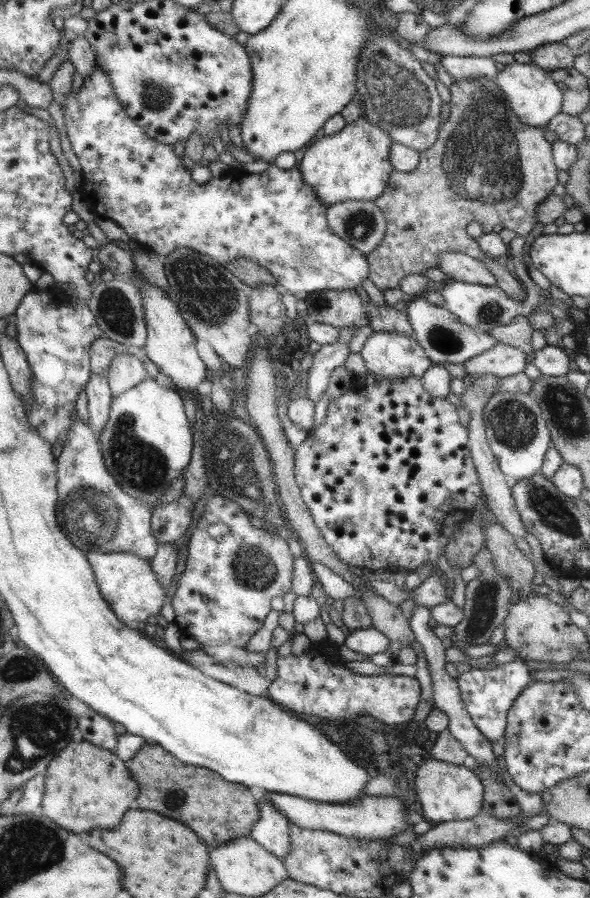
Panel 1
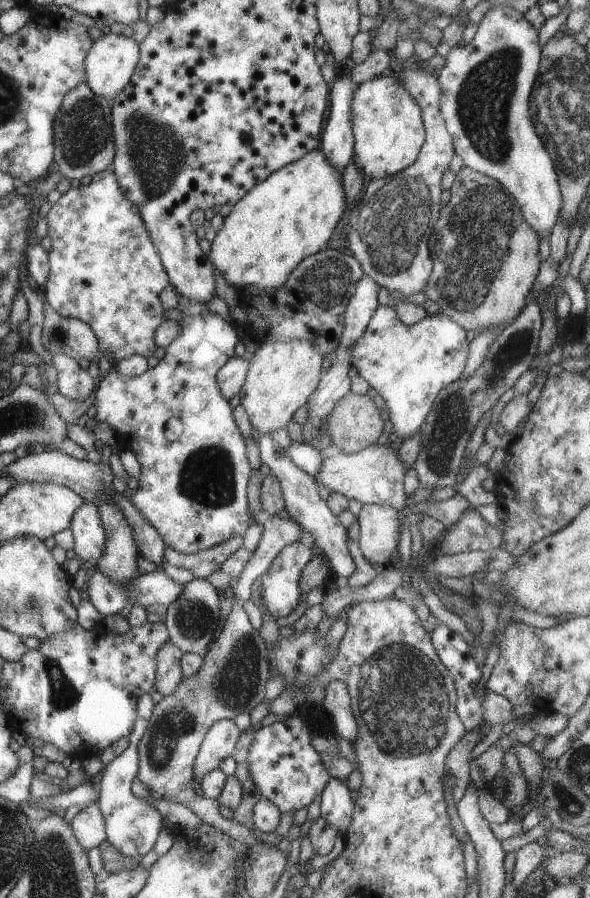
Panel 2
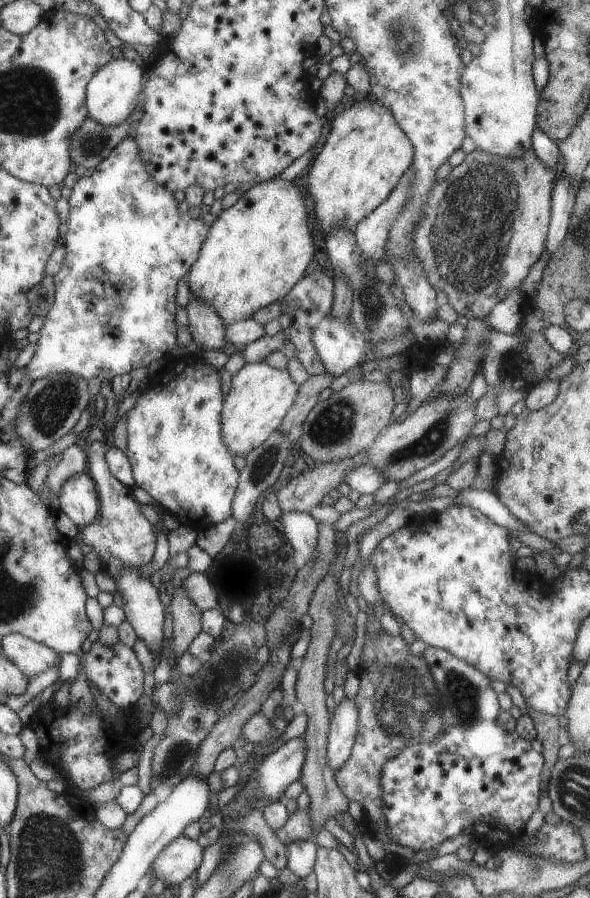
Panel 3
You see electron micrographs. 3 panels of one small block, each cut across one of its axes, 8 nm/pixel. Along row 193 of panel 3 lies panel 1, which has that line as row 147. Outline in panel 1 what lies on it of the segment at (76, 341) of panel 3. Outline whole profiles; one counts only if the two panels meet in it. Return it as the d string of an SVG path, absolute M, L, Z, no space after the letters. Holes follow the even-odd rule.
M95 66L92 74L88 75L87 79L83 79L83 84L79 88L79 92L73 94L72 91L70 91L67 100L65 100L65 109L62 111L63 122L65 124L65 130L67 131L67 139L69 143L71 143L71 149L78 159L81 170L81 181L78 188L79 197L87 204L87 209L91 214L96 218L109 219L117 223L117 226L123 228L126 235L142 248L164 257L179 247L187 247L188 249L193 249L207 255L211 260L220 265L232 261L237 257L251 259L251 261L255 261L260 267L267 269L267 272L276 280L277 287L280 290L293 294L293 296L299 300L304 299L307 294L315 291L354 290L357 286L361 286L361 282L363 282L365 278L368 278L366 254L349 246L342 238L335 236L330 231L325 217L327 206L318 200L317 196L315 196L315 191L311 189L311 186L305 184L305 181L301 179L301 173L295 167L281 169L275 166L275 164L270 163L261 173L247 173L244 170L232 169L224 175L211 177L203 184L193 182L191 172L181 164L181 158L174 154L173 147L148 138L141 131L141 128L125 114L113 95L113 90L111 89L110 83L107 81L106 75Z

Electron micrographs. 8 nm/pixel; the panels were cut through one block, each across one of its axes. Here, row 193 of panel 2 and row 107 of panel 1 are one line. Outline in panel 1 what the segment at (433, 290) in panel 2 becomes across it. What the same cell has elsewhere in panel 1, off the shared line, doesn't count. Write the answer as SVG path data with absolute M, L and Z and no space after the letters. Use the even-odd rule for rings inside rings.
M484 77L462 79L448 88L451 94L450 114L439 126L432 147L419 152L419 160L413 170L393 171L383 193L374 201L383 214L386 229L379 246L366 254L367 276L381 292L397 288L399 280L407 274L419 274L426 268L437 266L439 252L459 252L475 258L475 242L469 242L467 224L478 223L482 232L489 232L494 224L499 224L503 229L512 230L516 236L527 237L537 224L537 208L558 183L552 144L545 140L540 128L519 122L494 80Z

